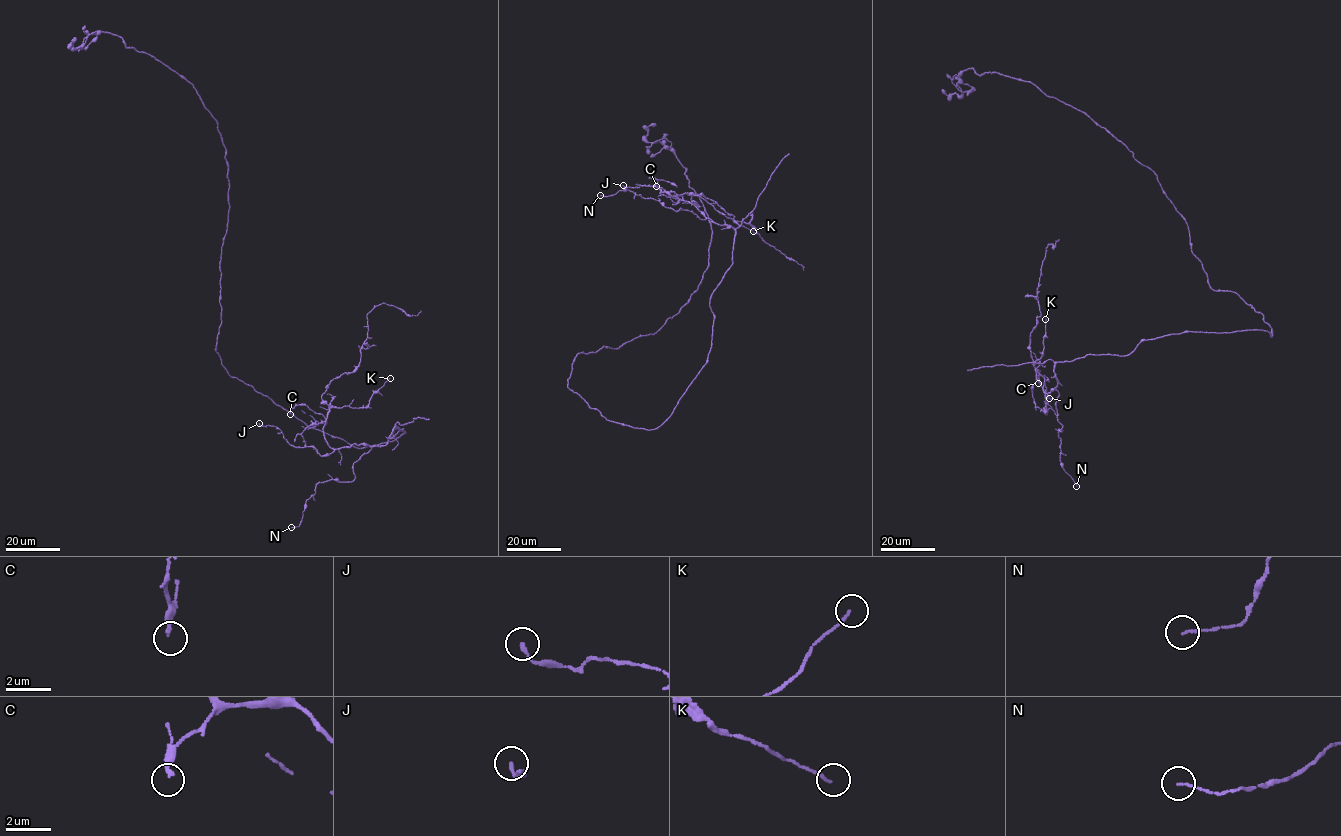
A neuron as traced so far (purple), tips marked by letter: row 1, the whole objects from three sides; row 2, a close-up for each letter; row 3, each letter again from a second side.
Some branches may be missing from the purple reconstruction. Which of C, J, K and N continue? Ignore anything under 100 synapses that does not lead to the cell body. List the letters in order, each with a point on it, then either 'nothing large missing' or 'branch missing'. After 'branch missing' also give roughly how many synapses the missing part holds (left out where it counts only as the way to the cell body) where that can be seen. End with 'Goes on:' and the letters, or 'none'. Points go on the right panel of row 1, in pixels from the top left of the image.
C: place (1038, 383); nothing large missing
J: place (1049, 398); nothing large missing
K: place (1045, 319); nothing large missing
N: place (1076, 486); nothing large missing
Goes on: none

